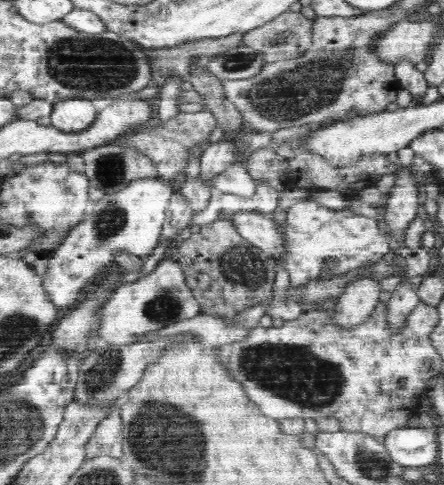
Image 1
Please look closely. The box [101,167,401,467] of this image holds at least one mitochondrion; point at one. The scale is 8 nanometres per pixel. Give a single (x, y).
(288, 371)

